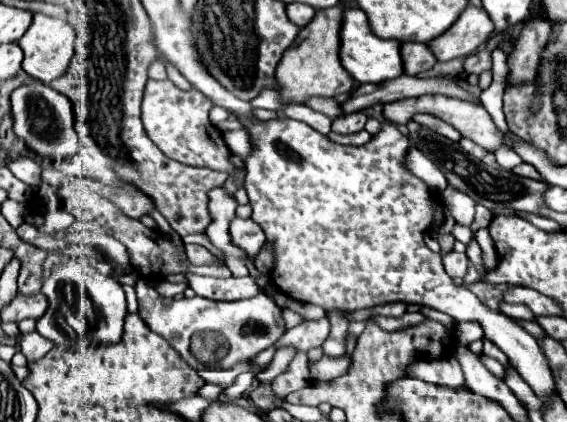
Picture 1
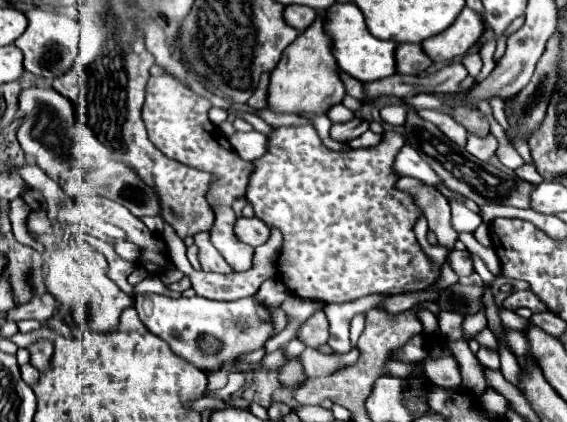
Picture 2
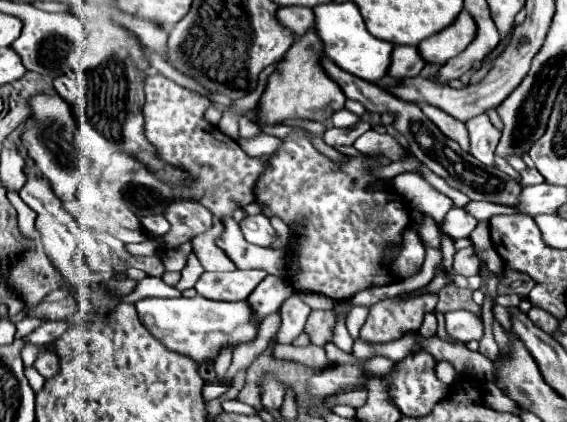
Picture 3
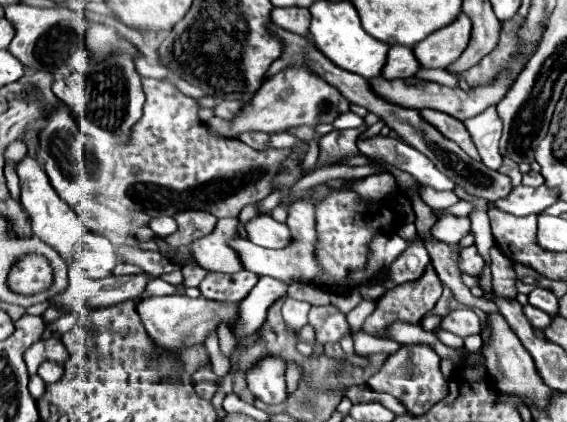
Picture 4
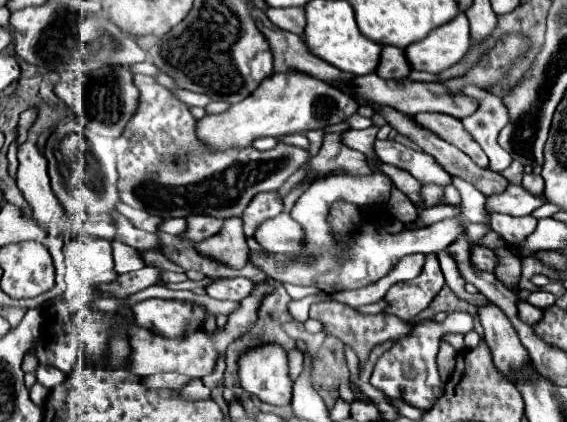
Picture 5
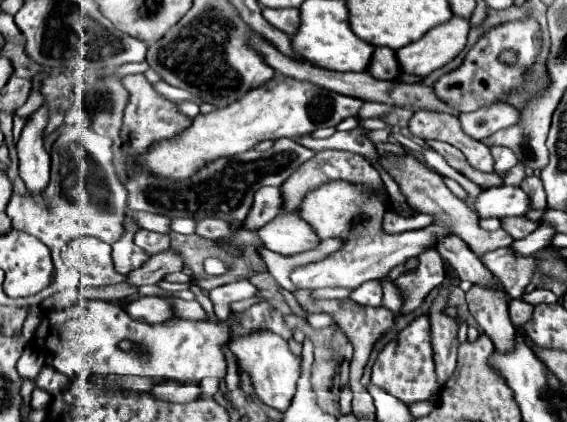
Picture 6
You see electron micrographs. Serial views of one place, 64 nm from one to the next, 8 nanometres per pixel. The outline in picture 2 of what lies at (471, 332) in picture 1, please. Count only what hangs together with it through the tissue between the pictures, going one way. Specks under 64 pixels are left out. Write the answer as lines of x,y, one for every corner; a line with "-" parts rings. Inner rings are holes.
481,307
479,311
472,315
467,315
462,322
462,332
464,338
474,338
478,332
482,332
486,328
487,319
485,316
485,308

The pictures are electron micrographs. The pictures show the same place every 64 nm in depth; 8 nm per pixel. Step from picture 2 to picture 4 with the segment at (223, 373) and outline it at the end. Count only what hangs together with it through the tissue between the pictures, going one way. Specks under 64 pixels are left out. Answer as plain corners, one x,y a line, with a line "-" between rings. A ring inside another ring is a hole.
220,324
220,326
218,326
217,334
221,352
227,358
230,358
234,348
236,347
236,341
233,338
230,329
226,324

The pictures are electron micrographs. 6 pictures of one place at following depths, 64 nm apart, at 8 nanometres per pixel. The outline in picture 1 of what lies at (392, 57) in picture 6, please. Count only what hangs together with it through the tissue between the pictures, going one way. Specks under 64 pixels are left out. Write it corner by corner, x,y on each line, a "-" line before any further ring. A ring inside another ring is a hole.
416,42
402,44
402,56
404,56
404,72
412,76
430,70
436,64
436,58
428,48
428,44
416,44

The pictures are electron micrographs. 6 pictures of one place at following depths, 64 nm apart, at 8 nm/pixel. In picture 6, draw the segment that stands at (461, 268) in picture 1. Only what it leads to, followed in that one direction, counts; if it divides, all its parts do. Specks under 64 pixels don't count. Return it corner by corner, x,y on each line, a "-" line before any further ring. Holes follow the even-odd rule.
500,248
500,250
490,250
480,256
480,262
500,280
504,280
504,288
508,288
508,294
512,298
520,298
524,294
524,288
530,284
536,260
534,256
528,258
518,258
512,256
510,248

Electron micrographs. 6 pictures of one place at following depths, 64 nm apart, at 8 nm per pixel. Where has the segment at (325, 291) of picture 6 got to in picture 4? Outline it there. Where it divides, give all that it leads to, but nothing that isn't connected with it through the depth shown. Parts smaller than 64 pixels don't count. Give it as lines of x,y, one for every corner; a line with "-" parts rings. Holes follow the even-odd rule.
286,298
284,306
282,306
282,318
290,320
292,324
286,324
286,332
288,334
298,334
302,330
302,326
308,322
308,313
310,304
308,302
294,300
294,298
-
290,328
290,330
288,330

